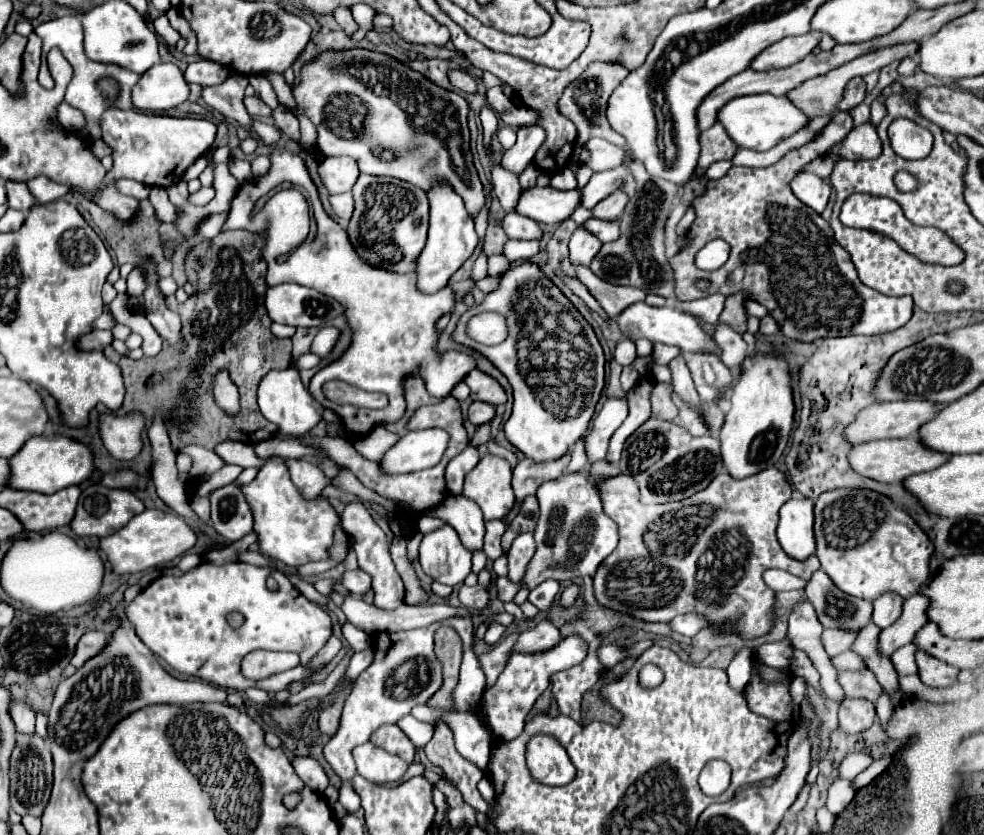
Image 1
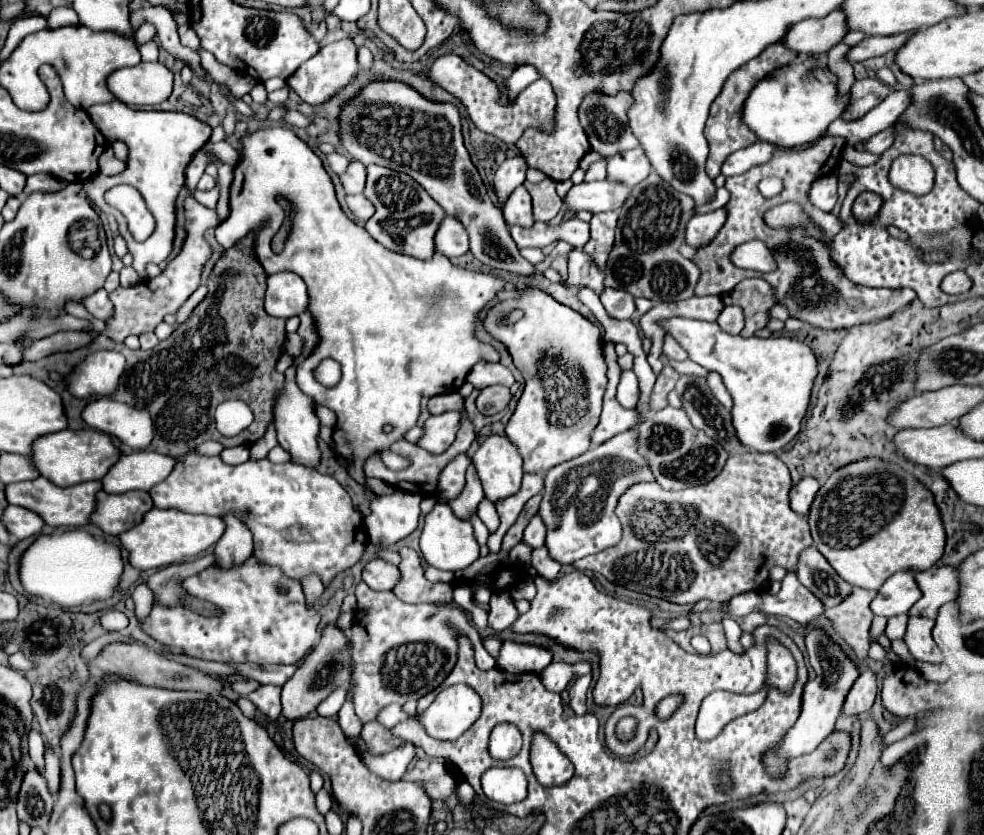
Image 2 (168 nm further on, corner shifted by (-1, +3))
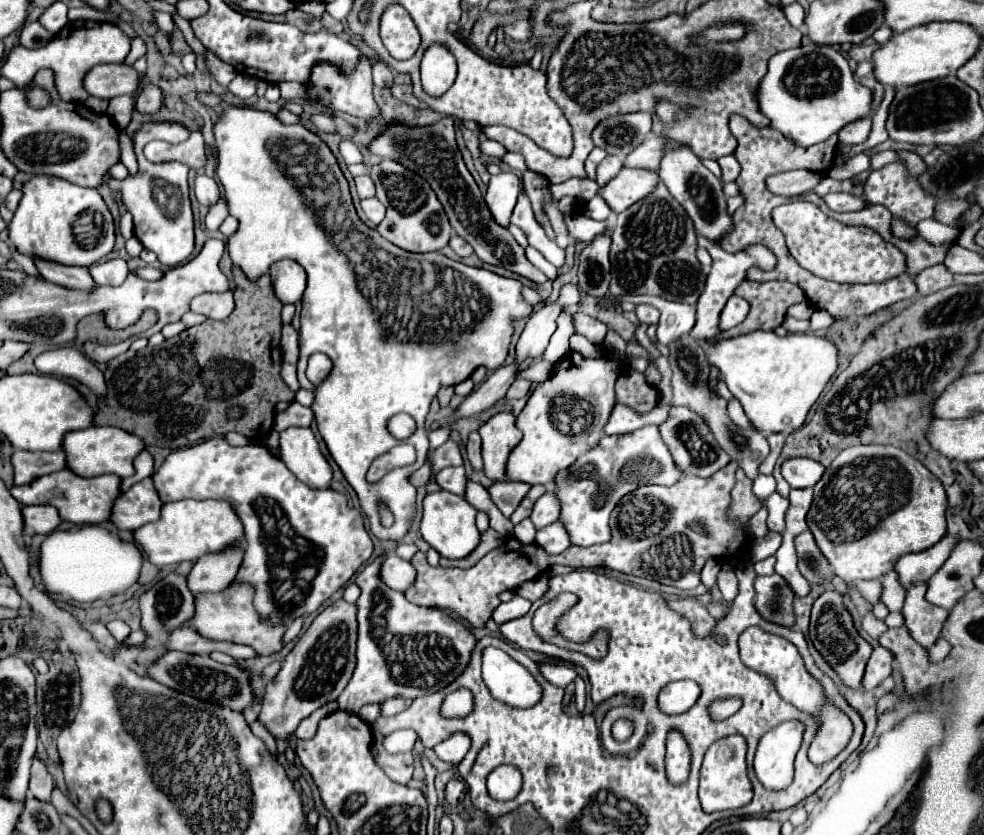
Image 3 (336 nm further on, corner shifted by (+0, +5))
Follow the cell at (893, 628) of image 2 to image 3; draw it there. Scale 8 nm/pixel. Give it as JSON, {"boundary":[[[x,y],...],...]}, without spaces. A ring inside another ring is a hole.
{"boundary":[[[889,570],[883,578],[883,594],[881,600],[887,604],[889,610],[901,610],[903,608],[903,598],[905,598],[905,588],[899,582],[899,576],[895,570]]]}

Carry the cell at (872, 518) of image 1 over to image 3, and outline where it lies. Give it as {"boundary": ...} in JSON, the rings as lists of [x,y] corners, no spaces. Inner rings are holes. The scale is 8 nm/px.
{"boundary":[[[881,444],[845,448],[815,484],[807,524],[831,570],[845,582],[881,578],[897,560],[939,542],[945,532],[947,494],[917,458]]]}

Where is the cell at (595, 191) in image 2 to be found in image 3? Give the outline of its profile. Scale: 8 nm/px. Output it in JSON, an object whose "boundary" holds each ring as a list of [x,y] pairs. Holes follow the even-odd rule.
{"boundary":[[[623,168],[607,186],[599,190],[599,196],[611,206],[613,212],[623,212],[631,204],[649,196],[659,184],[657,170]]]}

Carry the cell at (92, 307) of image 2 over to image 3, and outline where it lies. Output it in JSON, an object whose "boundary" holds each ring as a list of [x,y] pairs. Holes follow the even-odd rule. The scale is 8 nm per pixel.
{"boundary":[[[35,260],[35,266],[39,270],[41,276],[49,278],[55,284],[63,284],[63,286],[73,286],[73,288],[85,288],[91,290],[93,278],[87,274],[87,268],[81,266],[65,266],[53,260]]]}

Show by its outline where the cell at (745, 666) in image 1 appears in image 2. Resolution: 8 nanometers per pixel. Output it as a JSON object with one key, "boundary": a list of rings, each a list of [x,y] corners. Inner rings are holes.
{"boundary":[[[724,616],[724,618],[722,618],[722,626],[724,626],[724,630],[726,630],[728,650],[730,650],[730,652],[734,652],[734,654],[738,654],[738,656],[742,656],[742,654],[746,652],[746,648],[740,644],[740,636],[742,636],[740,626],[738,626],[732,618],[728,618],[728,616]]]}

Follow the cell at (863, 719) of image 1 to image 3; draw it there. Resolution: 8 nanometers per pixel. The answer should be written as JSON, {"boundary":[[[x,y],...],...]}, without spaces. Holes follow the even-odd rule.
{"boundary":[[[875,646],[873,648],[873,654],[867,662],[867,668],[865,668],[865,676],[863,676],[863,688],[865,690],[871,690],[875,688],[877,684],[881,684],[893,670],[893,654],[883,648],[883,646]]]}

